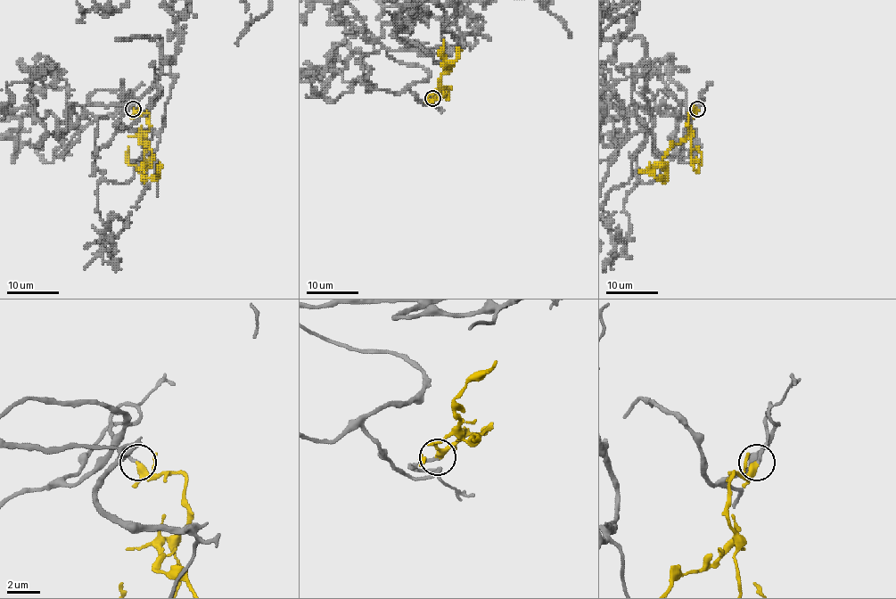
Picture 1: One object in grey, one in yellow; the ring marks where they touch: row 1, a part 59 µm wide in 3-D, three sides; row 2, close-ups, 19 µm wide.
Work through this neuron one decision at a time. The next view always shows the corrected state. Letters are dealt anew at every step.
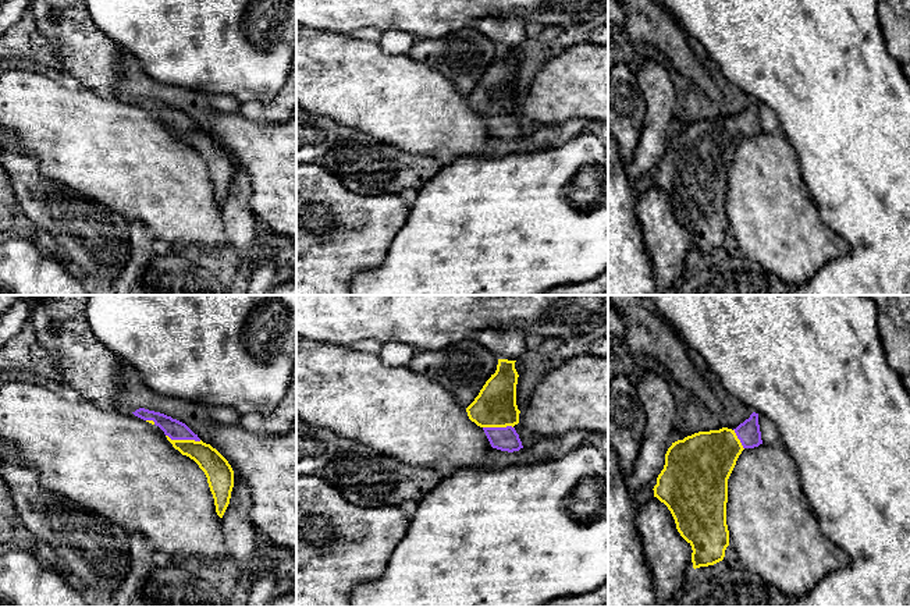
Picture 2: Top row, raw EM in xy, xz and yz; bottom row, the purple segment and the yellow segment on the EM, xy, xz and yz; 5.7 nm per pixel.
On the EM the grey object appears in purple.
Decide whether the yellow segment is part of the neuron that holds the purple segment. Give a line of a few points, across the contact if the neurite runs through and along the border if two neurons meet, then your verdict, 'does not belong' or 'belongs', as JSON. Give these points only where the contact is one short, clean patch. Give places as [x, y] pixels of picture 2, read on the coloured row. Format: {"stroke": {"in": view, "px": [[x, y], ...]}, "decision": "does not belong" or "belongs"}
{"decision": "belongs"}

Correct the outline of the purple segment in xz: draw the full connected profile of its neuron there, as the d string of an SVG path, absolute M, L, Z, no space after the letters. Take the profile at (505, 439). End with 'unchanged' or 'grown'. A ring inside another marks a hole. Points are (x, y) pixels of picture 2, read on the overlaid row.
M498 359L495 373L466 408L469 419L484 430L491 447L508 452L523 448L513 427L519 423L520 413L516 405L519 375L515 362Z; grown

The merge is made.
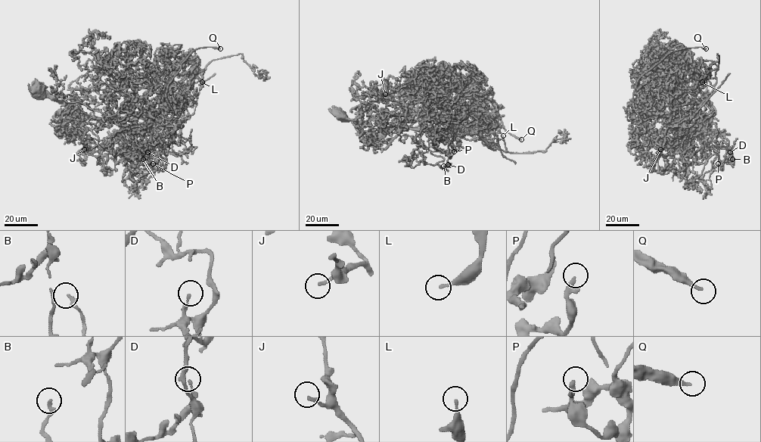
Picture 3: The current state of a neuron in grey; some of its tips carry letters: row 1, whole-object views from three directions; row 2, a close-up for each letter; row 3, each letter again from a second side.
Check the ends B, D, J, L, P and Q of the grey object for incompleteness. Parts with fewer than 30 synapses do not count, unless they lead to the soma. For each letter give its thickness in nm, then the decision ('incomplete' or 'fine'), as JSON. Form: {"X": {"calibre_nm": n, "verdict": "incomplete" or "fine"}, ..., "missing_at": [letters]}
{"B": {"calibre_nm": 200, "verdict": "fine"}, "D": {"calibre_nm": 160, "verdict": "fine"}, "J": {"calibre_nm": 170, "verdict": "incomplete"}, "L": {"calibre_nm": 180, "verdict": "incomplete"}, "P": {"calibre_nm": 300, "verdict": "fine"}, "Q": {"calibre_nm": 220, "verdict": "incomplete"}, "missing_at": ["J", "L", "Q"]}

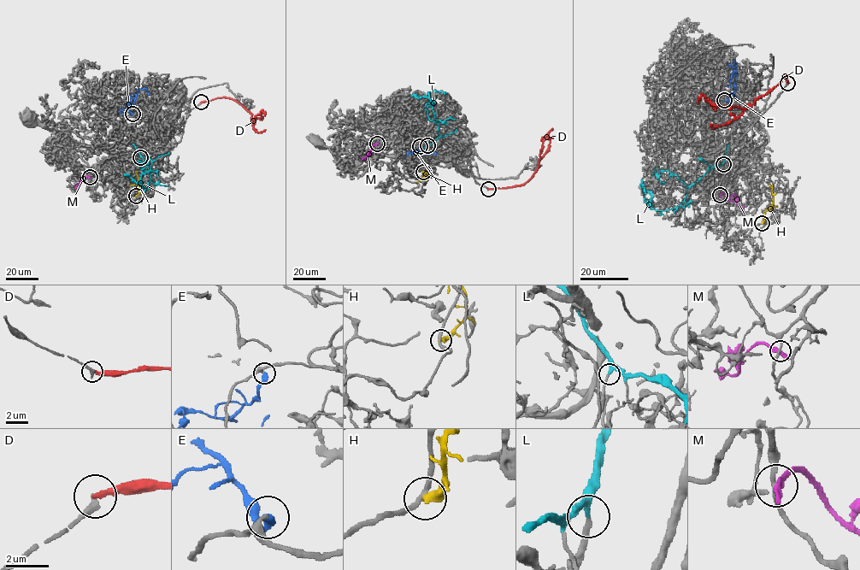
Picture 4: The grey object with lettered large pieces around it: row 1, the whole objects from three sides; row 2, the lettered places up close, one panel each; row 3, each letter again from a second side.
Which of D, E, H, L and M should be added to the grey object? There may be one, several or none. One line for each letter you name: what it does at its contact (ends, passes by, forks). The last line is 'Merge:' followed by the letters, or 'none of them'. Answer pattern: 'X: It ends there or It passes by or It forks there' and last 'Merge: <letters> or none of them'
E: It ends there
Merge: E

